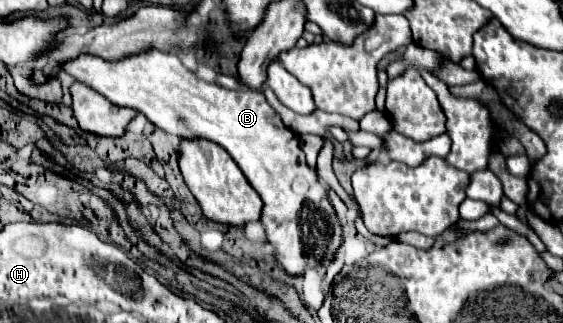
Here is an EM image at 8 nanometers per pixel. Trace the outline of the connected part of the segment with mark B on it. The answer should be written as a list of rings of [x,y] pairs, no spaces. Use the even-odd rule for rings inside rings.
[[[156,48],[112,62],[100,56],[80,54],[74,60],[64,62],[62,70],[100,92],[112,104],[142,112],[154,126],[168,134],[180,138],[206,138],[226,148],[264,202],[262,222],[266,226],[266,240],[274,246],[276,258],[288,274],[302,274],[304,268],[312,264],[312,254],[316,254],[316,258],[320,256],[320,252],[312,252],[304,246],[302,222],[330,220],[330,226],[340,222],[328,200],[326,188],[306,164],[300,136],[282,124],[280,114],[266,102],[262,92],[234,92],[204,82],[190,72],[178,56]]]

